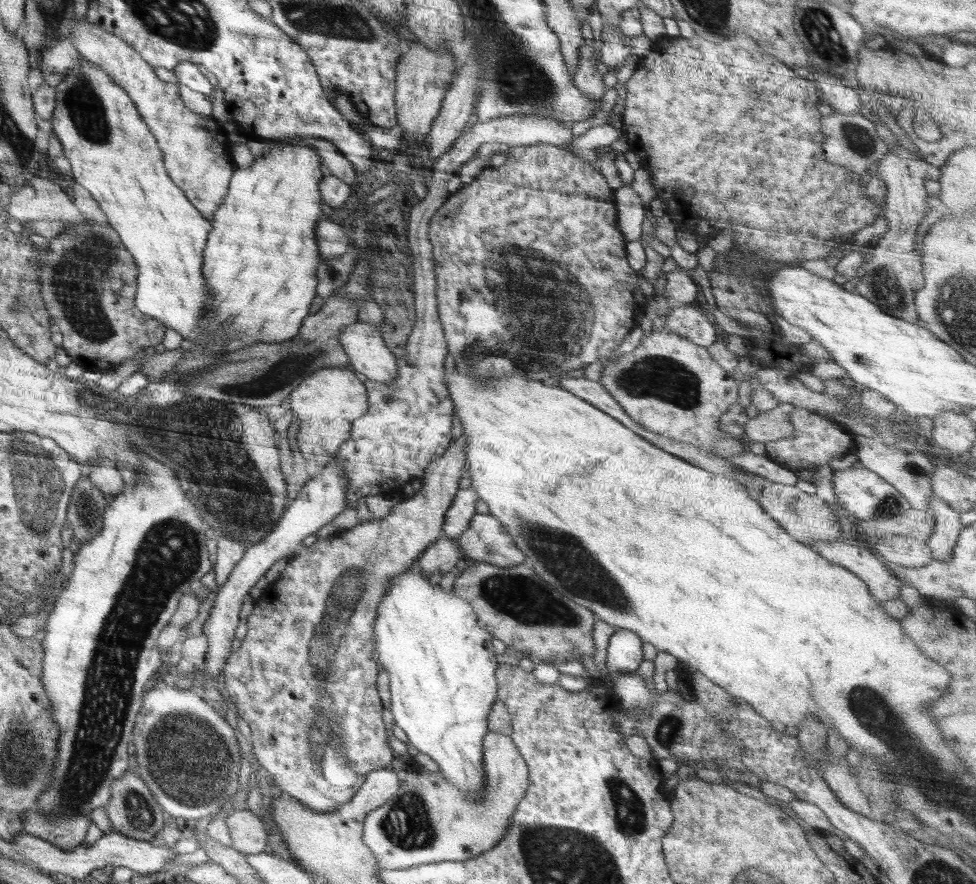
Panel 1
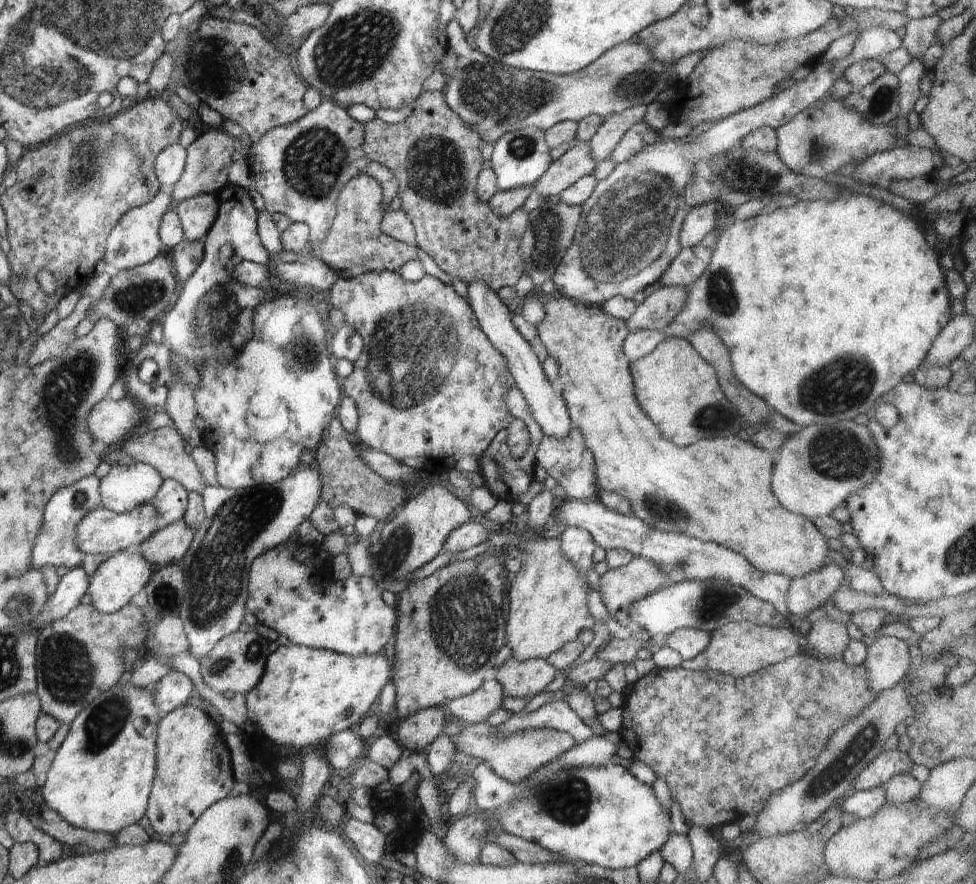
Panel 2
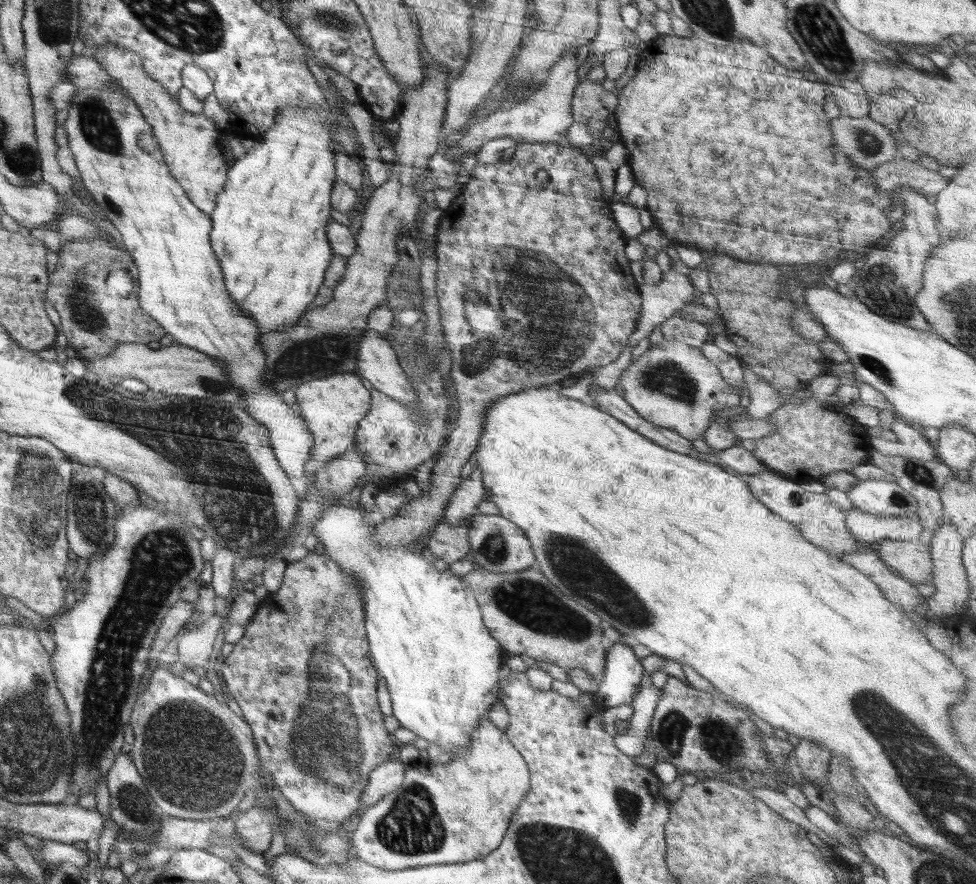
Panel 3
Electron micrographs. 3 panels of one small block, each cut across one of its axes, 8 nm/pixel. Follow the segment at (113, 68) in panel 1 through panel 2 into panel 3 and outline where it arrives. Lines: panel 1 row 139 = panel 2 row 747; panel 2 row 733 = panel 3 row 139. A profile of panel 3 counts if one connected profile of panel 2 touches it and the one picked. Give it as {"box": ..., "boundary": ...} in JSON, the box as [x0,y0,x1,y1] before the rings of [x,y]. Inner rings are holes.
{"box":[92,43,228,214],"boundary":[[[109,43],[101,47],[92,58],[118,80],[120,87],[128,89],[137,108],[152,126],[170,173],[182,185],[192,204],[206,214],[212,213],[218,193],[225,188],[228,174],[228,165],[222,160],[222,131],[203,113],[191,114],[184,111],[178,100],[170,96],[162,84],[146,74],[138,54]]]}

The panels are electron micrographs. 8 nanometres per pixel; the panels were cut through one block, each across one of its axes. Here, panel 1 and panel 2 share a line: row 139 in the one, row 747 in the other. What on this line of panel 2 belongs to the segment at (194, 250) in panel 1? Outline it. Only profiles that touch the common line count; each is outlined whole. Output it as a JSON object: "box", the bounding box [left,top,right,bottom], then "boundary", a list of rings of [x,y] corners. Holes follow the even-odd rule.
{"box":[42,681,161,834],"boundary":[[[128,681],[100,692],[70,723],[62,745],[56,750],[42,787],[42,798],[47,806],[72,826],[87,831],[116,834],[123,828],[137,823],[152,796],[154,778],[157,777],[157,726],[161,715],[154,702],[156,683],[140,688]]]}

